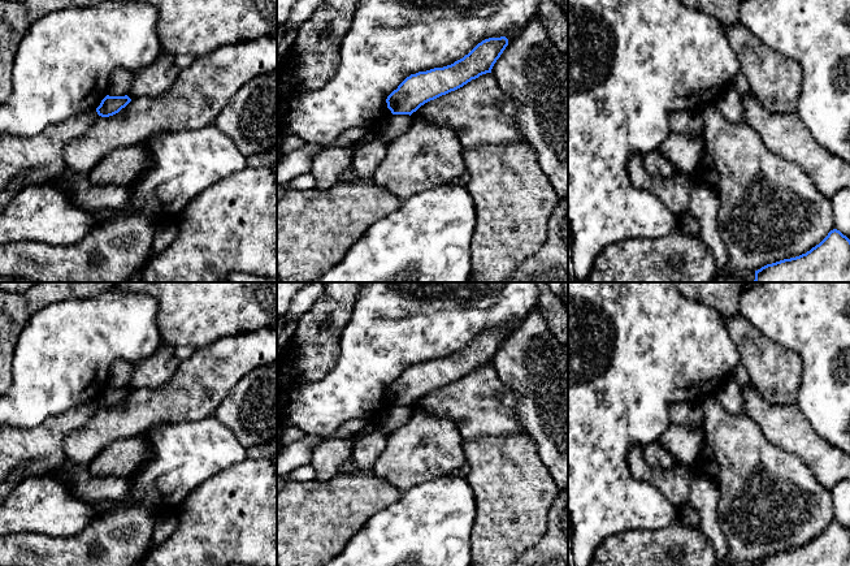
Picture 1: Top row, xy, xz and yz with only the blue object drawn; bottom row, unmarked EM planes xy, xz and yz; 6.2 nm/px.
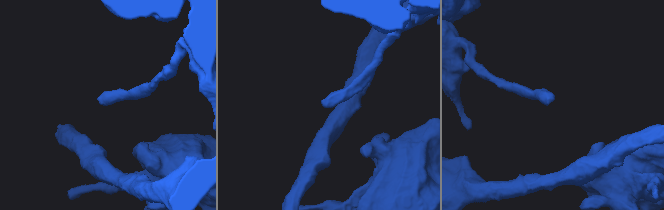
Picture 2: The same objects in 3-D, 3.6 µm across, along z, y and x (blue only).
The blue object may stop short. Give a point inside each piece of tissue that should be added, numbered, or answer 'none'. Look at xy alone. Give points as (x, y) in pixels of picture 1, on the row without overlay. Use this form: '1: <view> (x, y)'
none

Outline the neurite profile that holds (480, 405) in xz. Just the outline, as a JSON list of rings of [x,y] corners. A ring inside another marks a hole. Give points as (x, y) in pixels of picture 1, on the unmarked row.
[[[491,364],[425,394],[411,409],[451,419],[464,440],[525,435],[516,418],[516,398]]]

